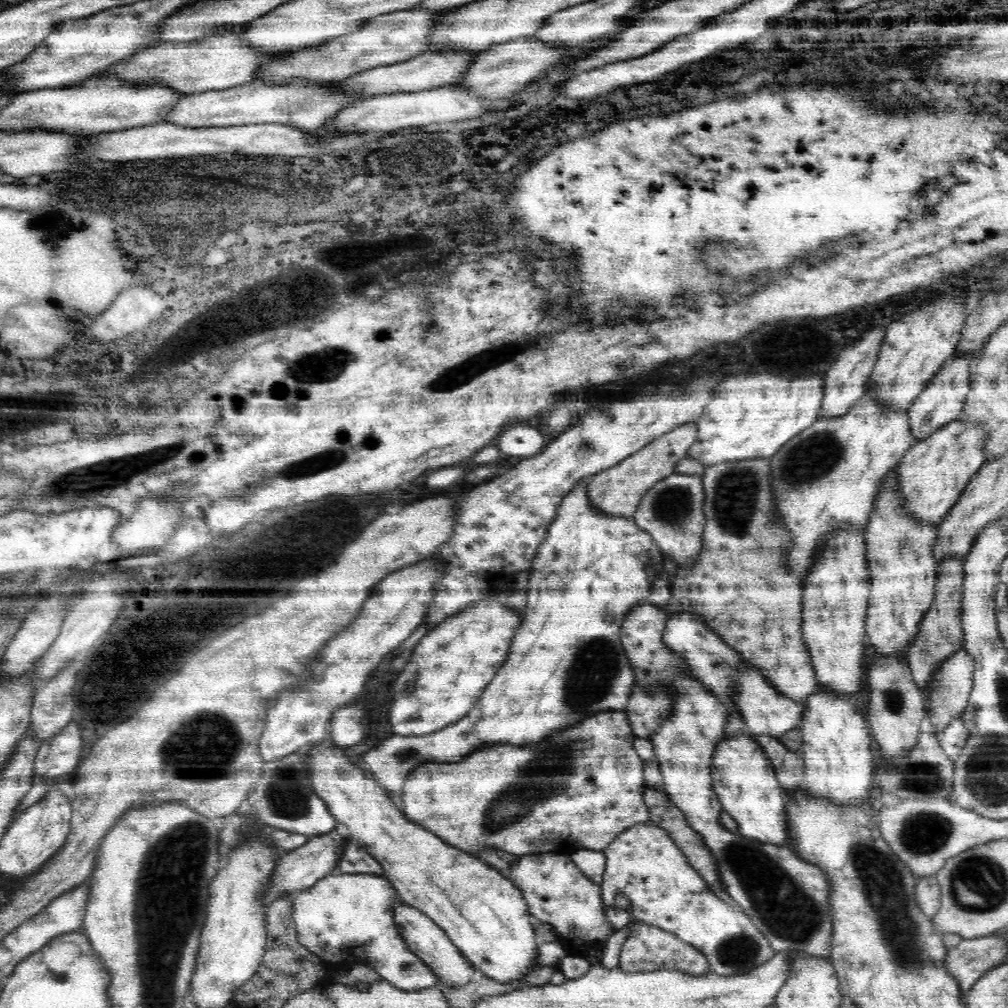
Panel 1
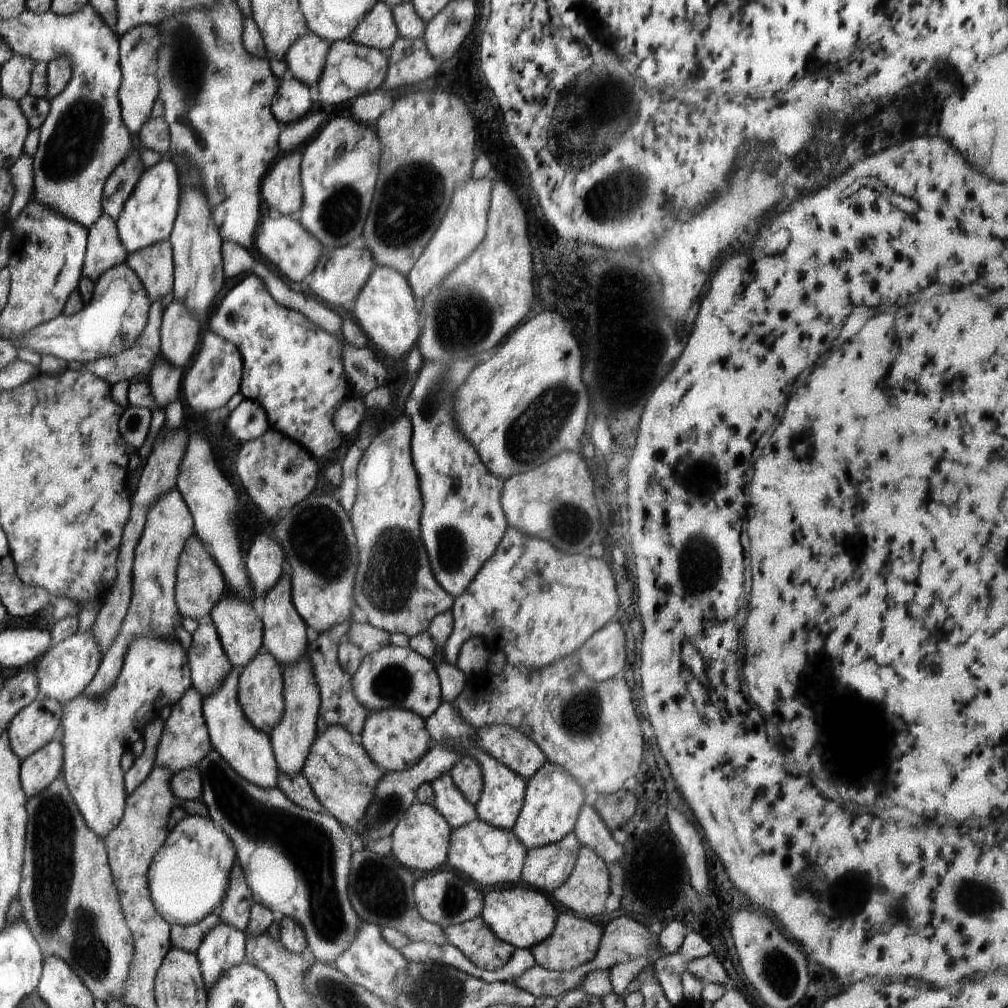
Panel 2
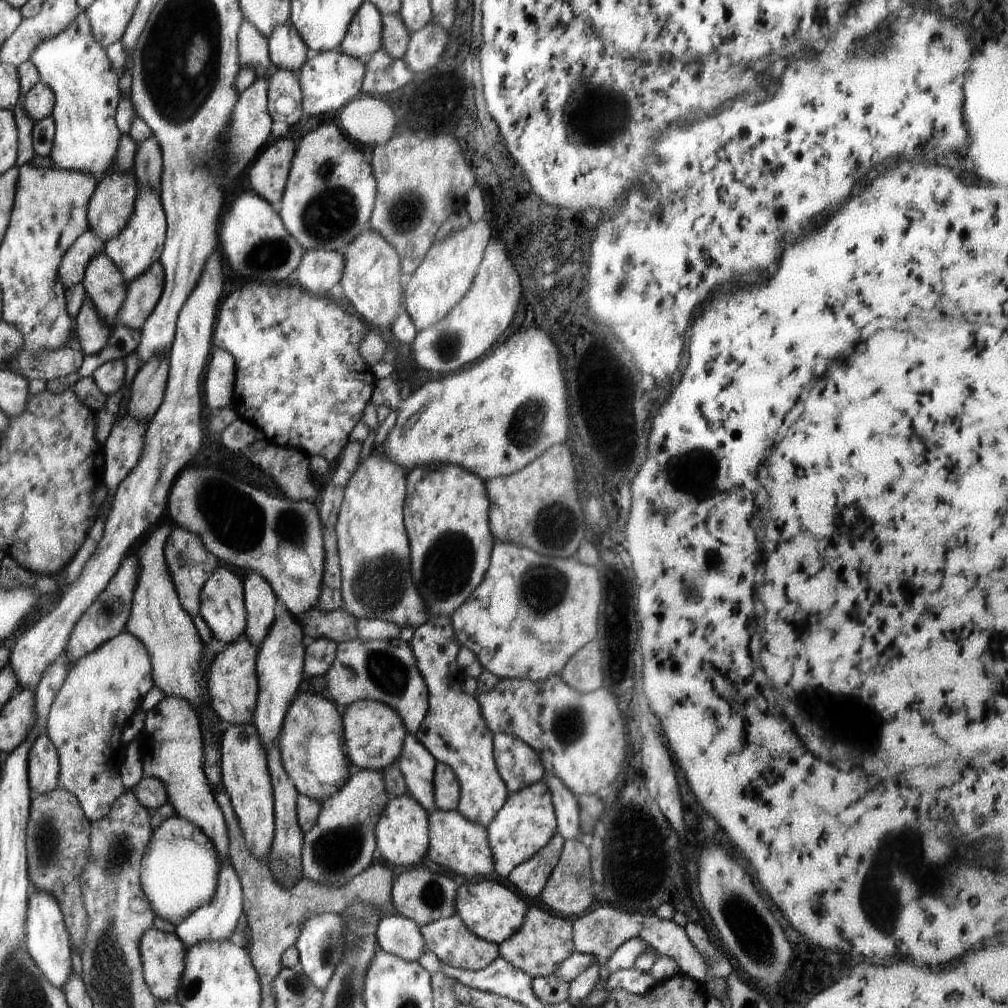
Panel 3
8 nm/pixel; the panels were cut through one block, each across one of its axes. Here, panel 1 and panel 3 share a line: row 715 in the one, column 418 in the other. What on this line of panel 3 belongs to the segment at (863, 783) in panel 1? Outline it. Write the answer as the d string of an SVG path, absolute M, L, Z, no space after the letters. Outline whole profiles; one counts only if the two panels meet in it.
M409 794L391 797L382 810L378 824L376 824L376 846L380 850L380 856L396 866L414 866L418 864L430 848L430 824L428 824L429 812L414 800Z

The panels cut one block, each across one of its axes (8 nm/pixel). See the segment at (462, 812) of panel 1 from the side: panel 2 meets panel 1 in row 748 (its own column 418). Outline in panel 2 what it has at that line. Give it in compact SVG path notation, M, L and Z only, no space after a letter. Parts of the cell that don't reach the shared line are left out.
M398 416L394 422L385 426L366 448L356 476L358 495L349 512L350 522L356 532L360 548L360 564L354 574L354 604L367 616L368 623L388 633L400 632L408 639L428 631L432 620L438 614L452 609L454 598L447 594L430 570L428 554L420 536L420 514L422 514L422 494L418 484L418 474L412 462L411 452L412 424L408 416Z

